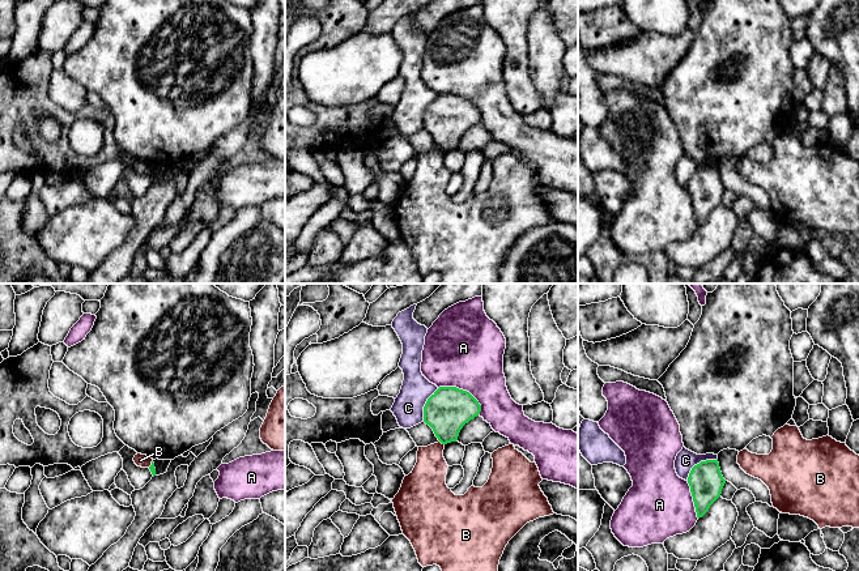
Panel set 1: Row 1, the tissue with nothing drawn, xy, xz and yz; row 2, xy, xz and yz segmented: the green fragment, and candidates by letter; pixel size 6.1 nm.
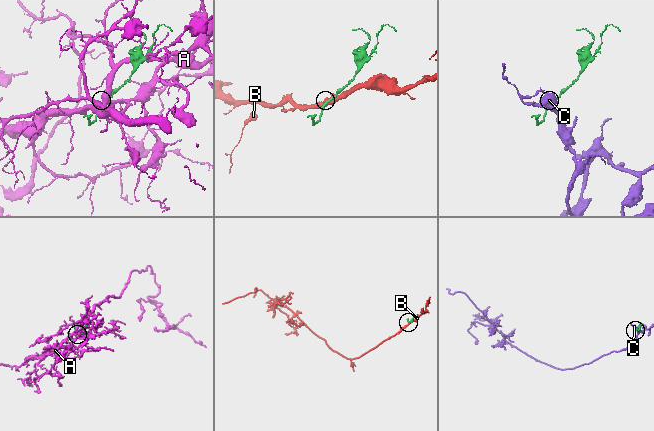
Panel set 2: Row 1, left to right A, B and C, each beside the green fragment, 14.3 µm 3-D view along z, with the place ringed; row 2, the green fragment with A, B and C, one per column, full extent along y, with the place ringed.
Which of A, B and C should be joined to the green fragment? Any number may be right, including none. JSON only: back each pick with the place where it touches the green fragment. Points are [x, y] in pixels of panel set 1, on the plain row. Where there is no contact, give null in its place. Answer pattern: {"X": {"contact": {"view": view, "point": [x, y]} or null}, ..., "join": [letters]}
{"join": []}

